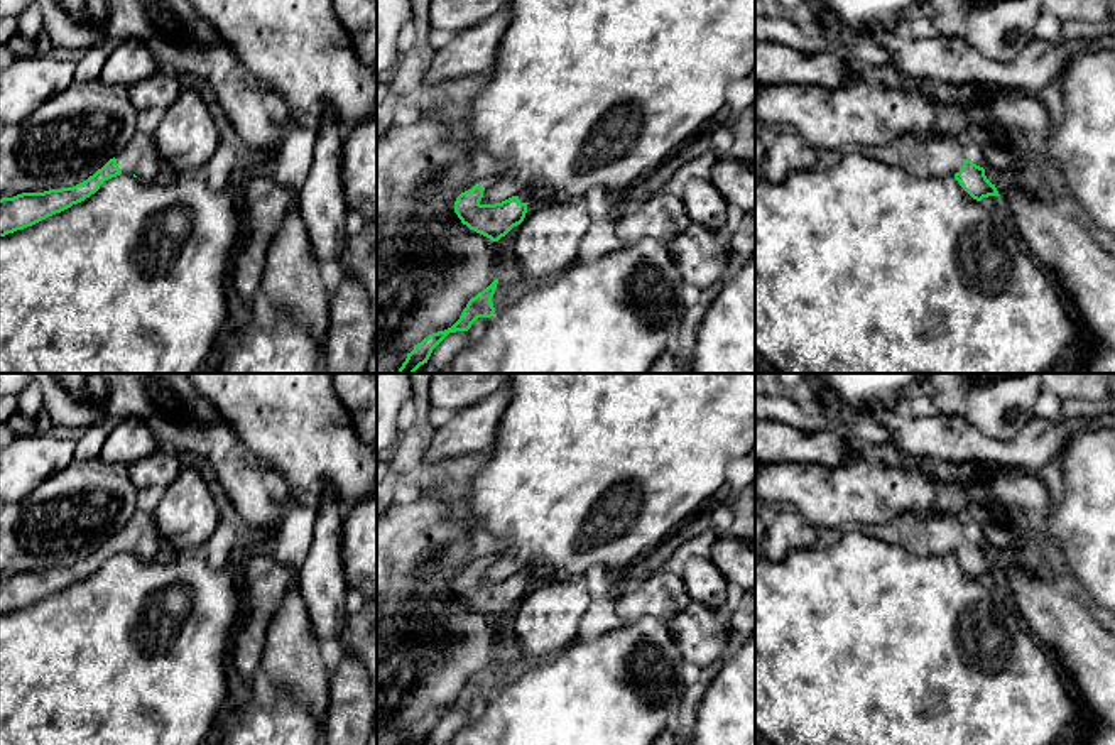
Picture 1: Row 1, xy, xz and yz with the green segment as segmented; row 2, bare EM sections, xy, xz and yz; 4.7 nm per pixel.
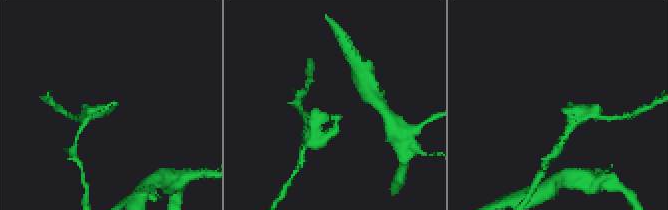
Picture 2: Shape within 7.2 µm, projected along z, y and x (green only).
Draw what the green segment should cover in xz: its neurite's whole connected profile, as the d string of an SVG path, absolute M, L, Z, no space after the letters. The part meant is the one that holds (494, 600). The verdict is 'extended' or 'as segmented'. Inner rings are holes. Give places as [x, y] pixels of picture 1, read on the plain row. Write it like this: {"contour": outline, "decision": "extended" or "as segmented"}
{"contour": "M481 554L471 568L456 576L454 591L470 608L475 608L492 620L498 620L524 600L527 583L534 574L530 569L524 569L502 581L481 583L483 569L490 564L492 556Z", "decision": "extended"}

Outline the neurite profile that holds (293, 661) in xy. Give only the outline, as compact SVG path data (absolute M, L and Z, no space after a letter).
M297 579L269 623L262 669L277 689L304 699L324 726L329 669L323 662L321 642L313 630Z

